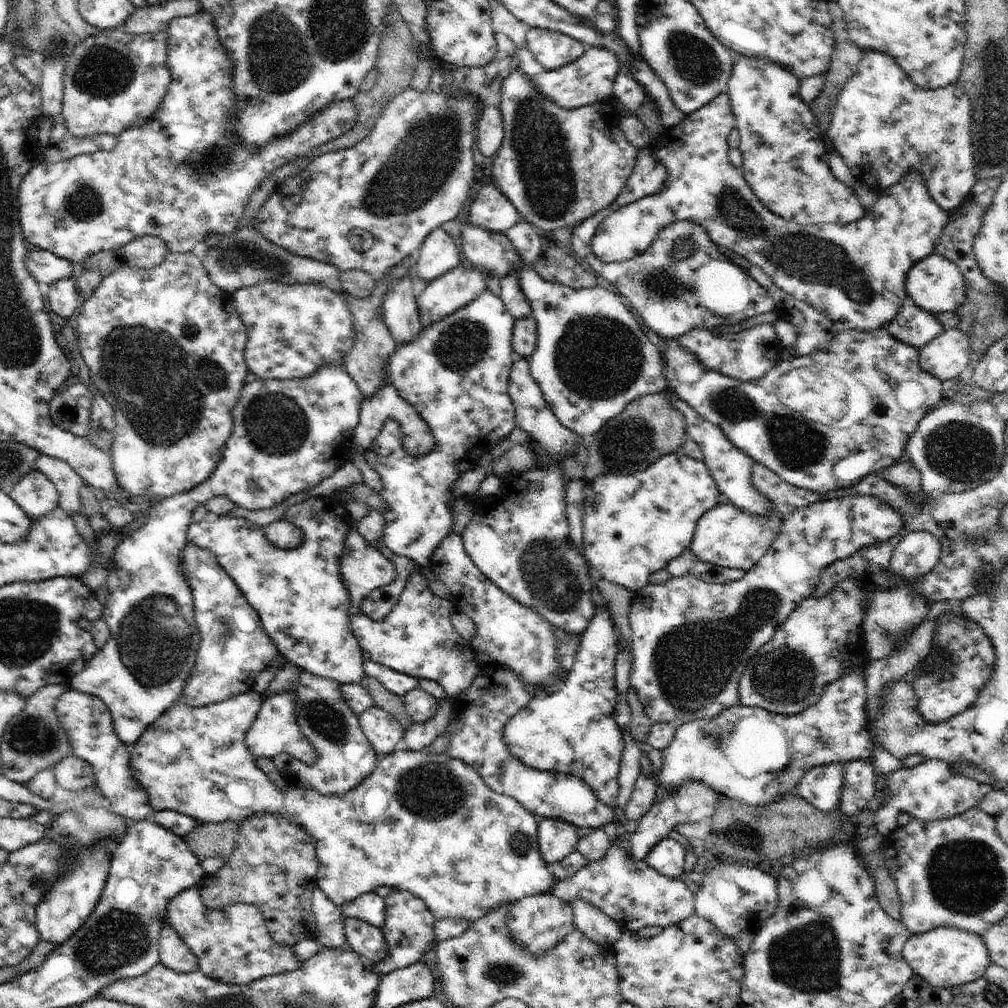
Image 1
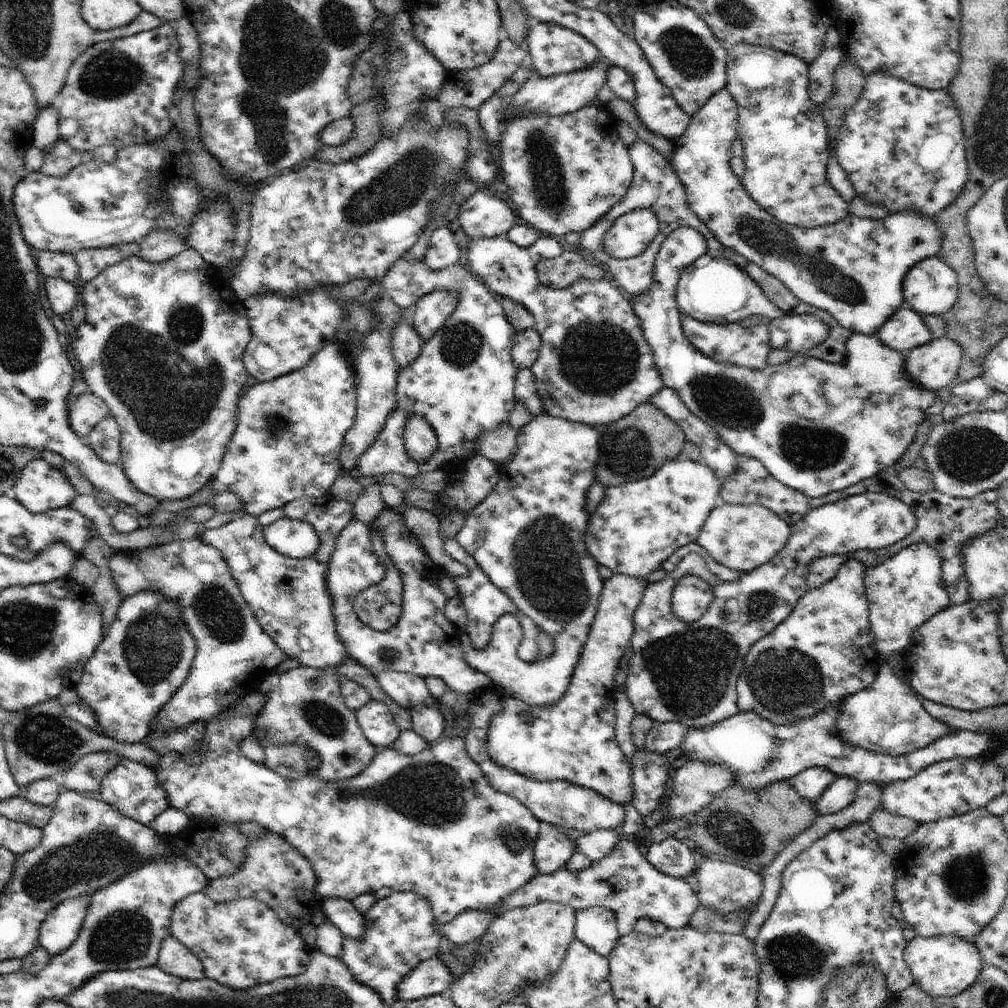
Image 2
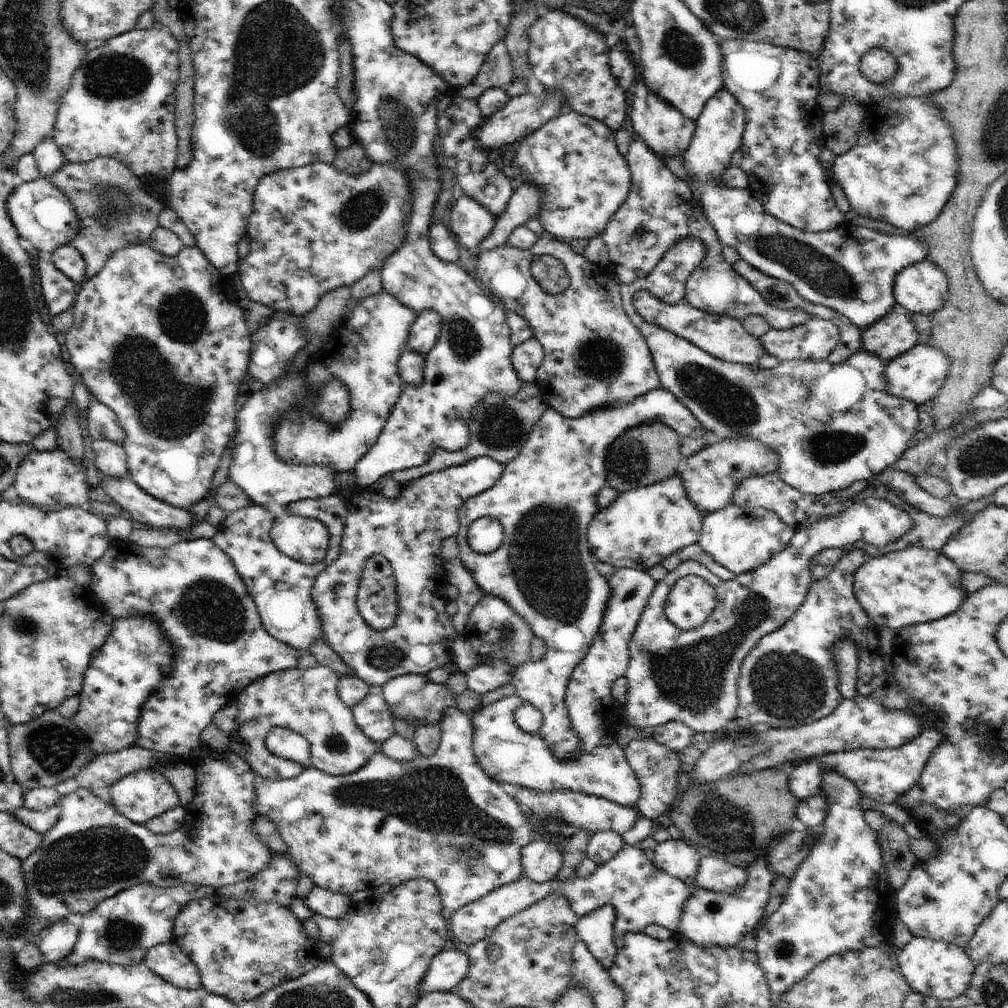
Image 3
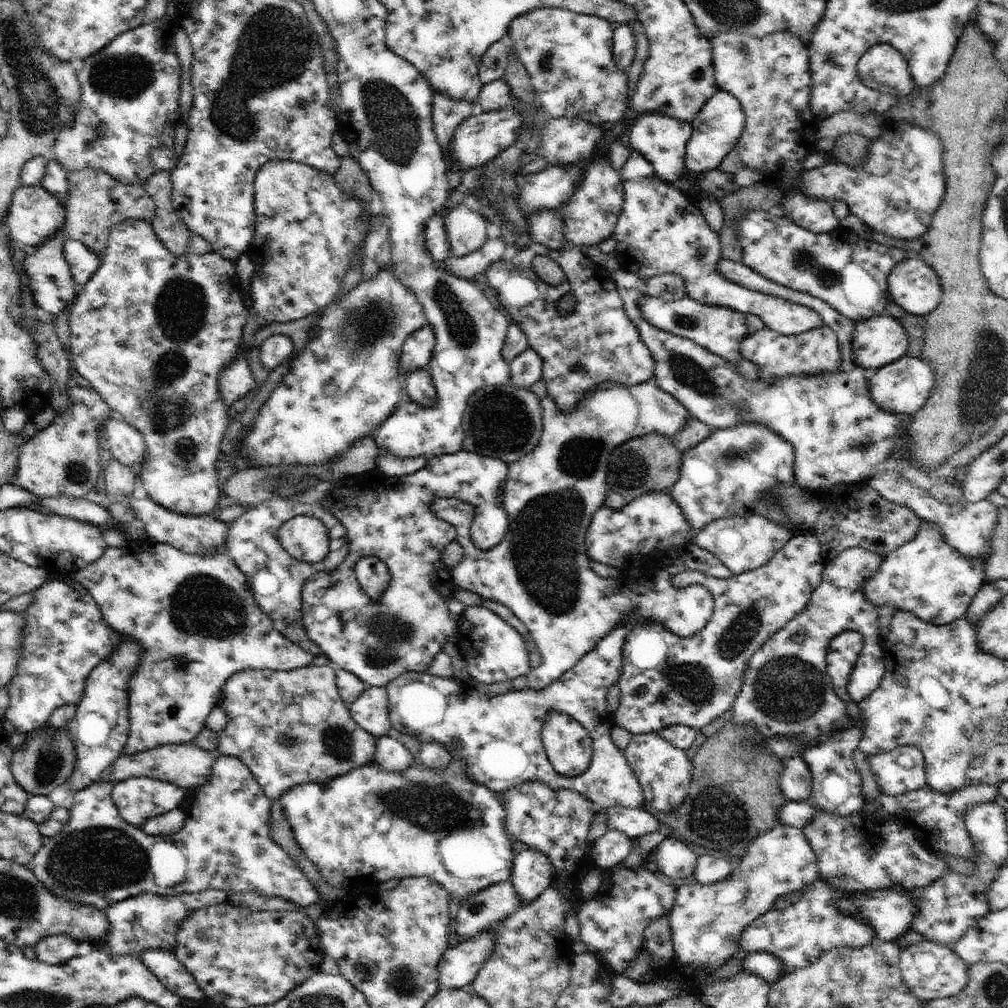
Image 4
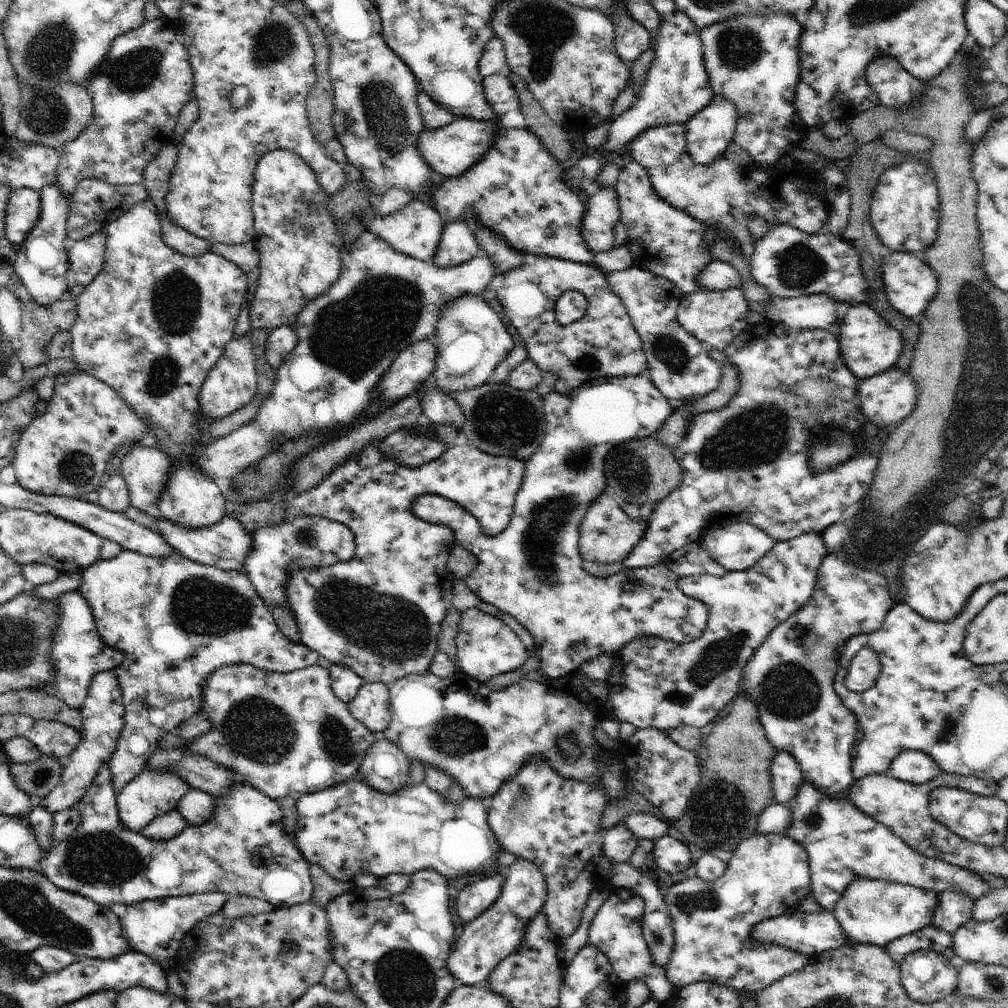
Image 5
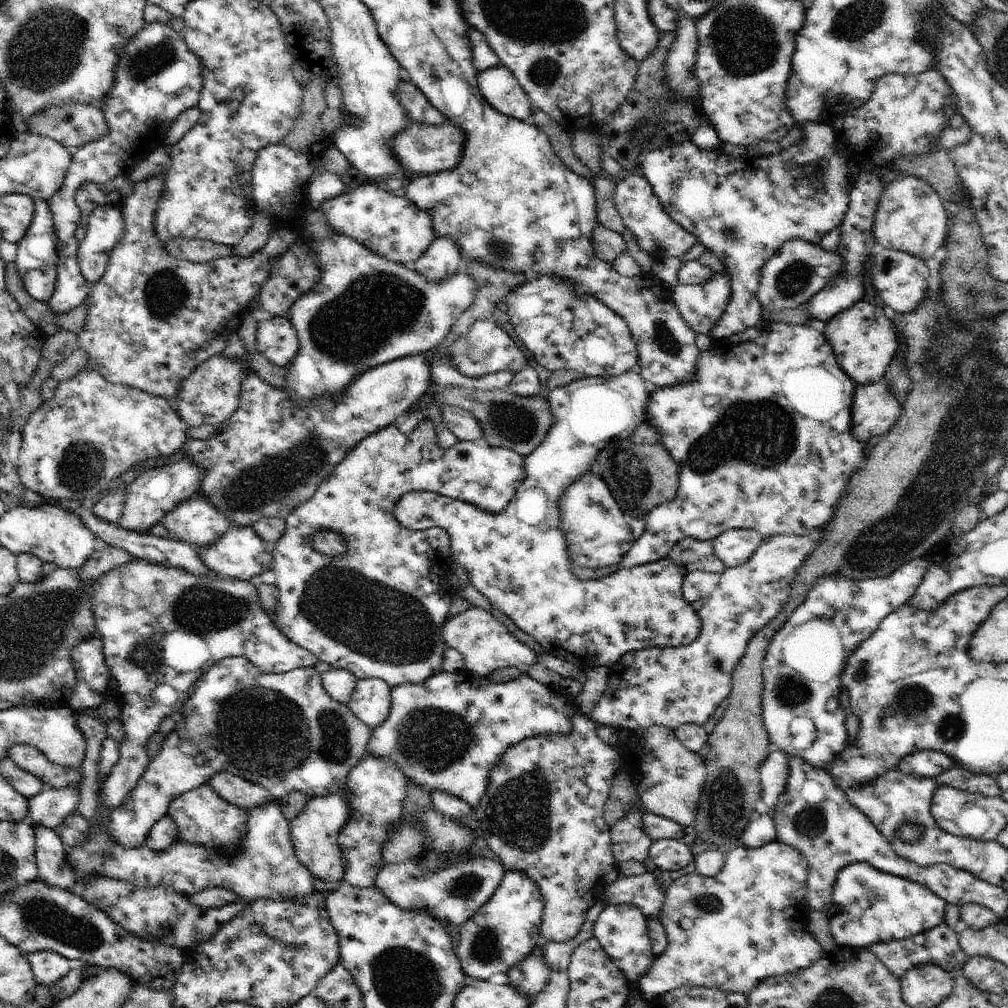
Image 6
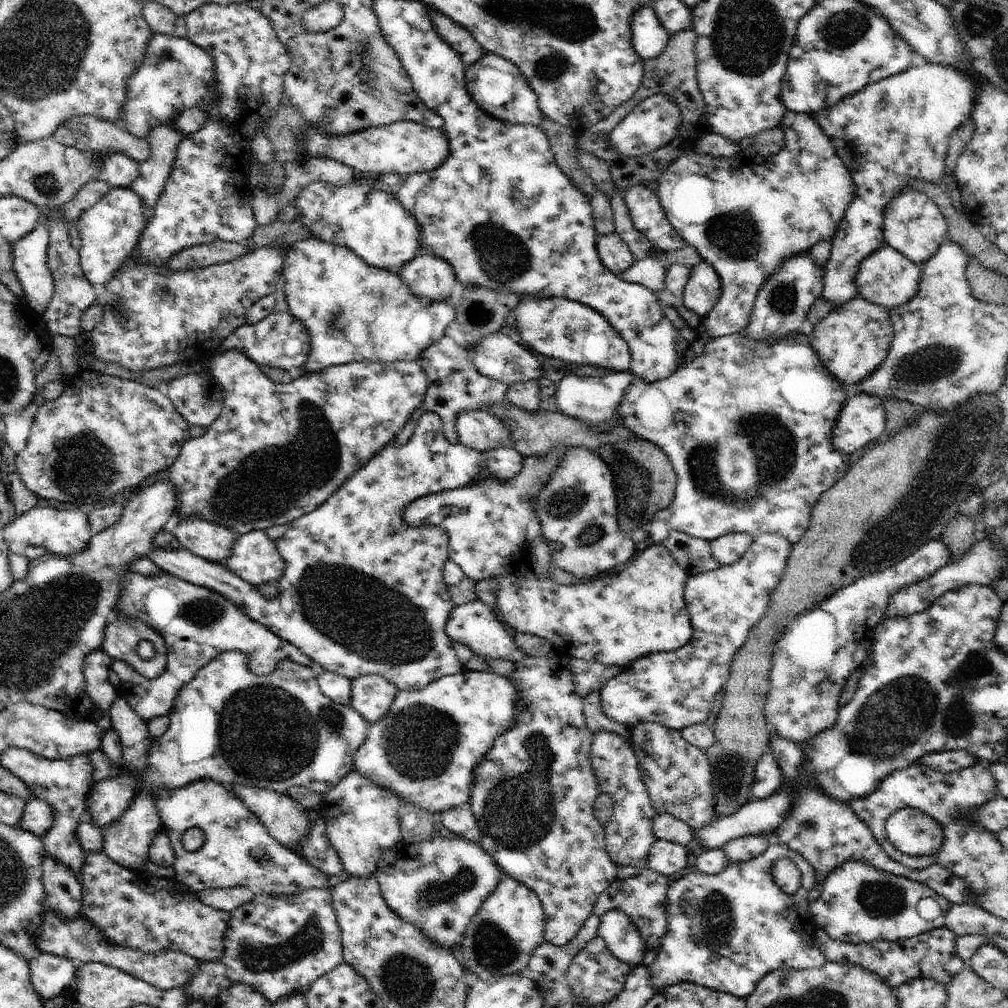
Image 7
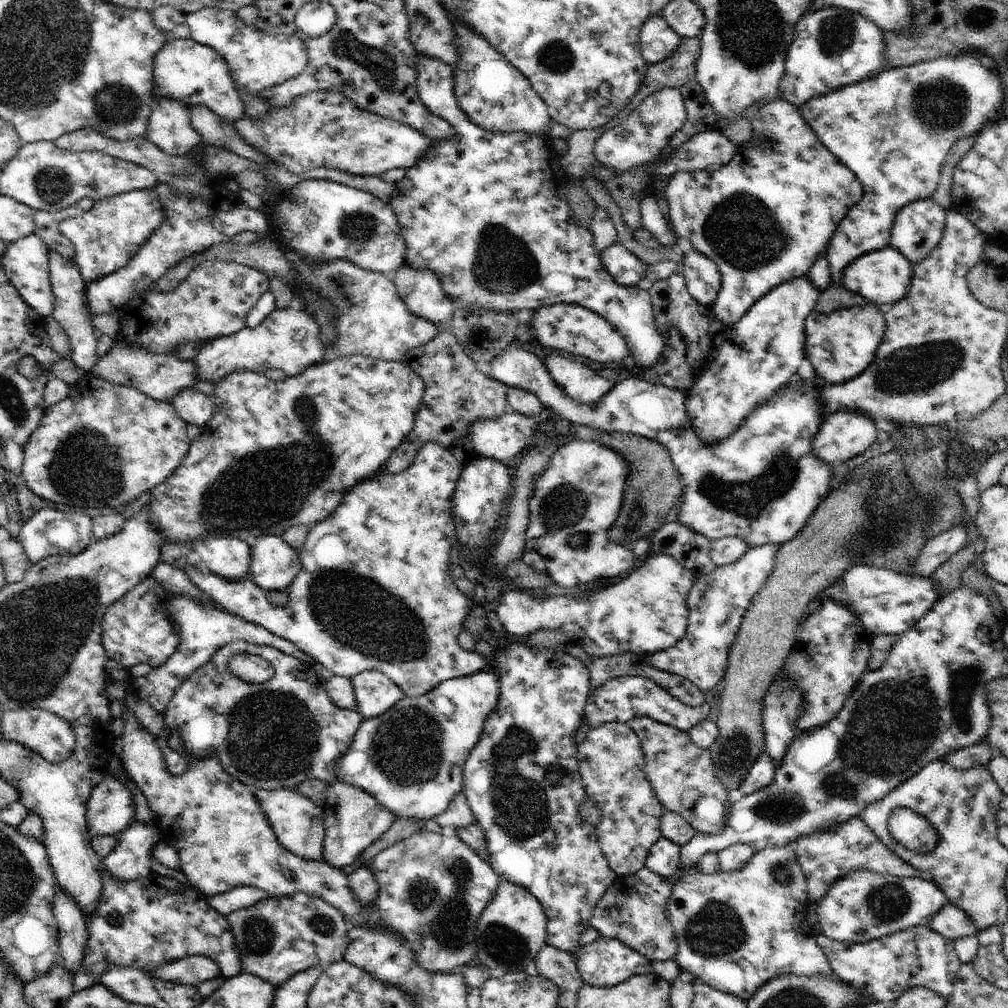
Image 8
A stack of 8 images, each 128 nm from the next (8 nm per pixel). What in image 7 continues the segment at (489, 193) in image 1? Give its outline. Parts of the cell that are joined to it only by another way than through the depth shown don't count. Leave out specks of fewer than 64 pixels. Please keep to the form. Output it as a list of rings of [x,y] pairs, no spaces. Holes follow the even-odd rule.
[[[433,254],[418,255],[397,272],[410,292],[423,301],[450,300],[457,282],[452,266]]]

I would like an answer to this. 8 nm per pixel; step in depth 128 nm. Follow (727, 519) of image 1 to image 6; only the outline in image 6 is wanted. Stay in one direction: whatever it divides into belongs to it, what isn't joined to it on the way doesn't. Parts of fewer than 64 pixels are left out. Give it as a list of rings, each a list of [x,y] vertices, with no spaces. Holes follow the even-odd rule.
[[[752,529],[727,530],[711,542],[716,558],[719,558],[725,568],[739,567],[752,556],[752,553],[767,539]]]

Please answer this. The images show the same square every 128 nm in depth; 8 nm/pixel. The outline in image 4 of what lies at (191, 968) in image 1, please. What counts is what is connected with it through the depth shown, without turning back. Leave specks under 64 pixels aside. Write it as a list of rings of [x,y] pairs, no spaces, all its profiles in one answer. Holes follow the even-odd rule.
[[[147,950],[142,954],[144,964],[174,994],[196,1002],[205,1002],[206,996],[198,986],[192,973],[175,957],[163,950]]]

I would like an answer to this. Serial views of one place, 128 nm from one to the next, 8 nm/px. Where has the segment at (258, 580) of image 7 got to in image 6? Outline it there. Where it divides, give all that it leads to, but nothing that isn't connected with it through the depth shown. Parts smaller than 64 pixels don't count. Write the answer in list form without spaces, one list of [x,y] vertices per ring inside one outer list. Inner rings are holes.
[[[232,527],[209,547],[196,549],[206,568],[212,569],[228,579],[249,581],[250,578],[273,568],[271,545],[260,537],[252,527]]]

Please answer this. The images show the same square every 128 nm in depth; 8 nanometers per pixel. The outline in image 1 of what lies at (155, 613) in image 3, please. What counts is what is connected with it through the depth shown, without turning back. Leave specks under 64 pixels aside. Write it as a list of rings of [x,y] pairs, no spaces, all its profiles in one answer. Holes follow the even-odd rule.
[[[188,541],[180,564],[184,566],[192,590],[194,618],[201,637],[195,666],[182,696],[186,698],[188,706],[196,707],[222,702],[230,696],[251,691],[259,672],[266,670],[268,664],[279,655],[276,644],[262,627],[258,612],[248,604],[210,550]]]

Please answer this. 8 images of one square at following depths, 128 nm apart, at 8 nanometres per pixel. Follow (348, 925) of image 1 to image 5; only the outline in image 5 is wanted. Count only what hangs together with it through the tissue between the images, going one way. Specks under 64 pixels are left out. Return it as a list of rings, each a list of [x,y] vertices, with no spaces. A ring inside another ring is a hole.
[[[104,764],[92,786],[88,788],[88,792],[84,794],[84,797],[81,799],[81,802],[75,805],[80,811],[80,826],[74,830],[74,834],[70,838],[62,840],[62,842],[56,842],[54,847],[47,852],[42,854],[42,859],[38,862],[38,870],[40,873],[56,888],[61,890],[72,892],[74,894],[80,894],[88,898],[100,906],[106,906],[110,908],[114,904],[123,903],[124,905],[135,904],[136,902],[147,901],[148,899],[162,899],[165,897],[176,897],[183,895],[192,895],[199,893],[212,893],[220,892],[232,896],[252,896],[253,898],[258,898],[259,900],[264,900],[265,902],[270,902],[272,906],[276,909],[288,906],[292,907],[301,903],[306,903],[311,901],[313,884],[311,880],[310,863],[304,858],[300,853],[300,850],[295,846],[295,842],[286,834],[284,830],[284,824],[282,824],[283,813],[280,810],[279,802],[274,801],[272,798],[263,794],[260,790],[257,790],[254,786],[251,786],[247,781],[243,782],[232,782],[232,788],[228,790],[226,796],[218,796],[214,798],[216,800],[216,808],[214,808],[214,814],[208,822],[204,822],[202,826],[187,826],[182,830],[182,833],[175,838],[172,838],[168,841],[156,841],[151,840],[150,838],[145,838],[140,832],[134,832],[134,830],[128,830],[124,824],[120,821],[120,816],[118,815],[118,806],[117,806],[117,793],[114,791],[114,786],[111,780],[111,771],[109,764]]]

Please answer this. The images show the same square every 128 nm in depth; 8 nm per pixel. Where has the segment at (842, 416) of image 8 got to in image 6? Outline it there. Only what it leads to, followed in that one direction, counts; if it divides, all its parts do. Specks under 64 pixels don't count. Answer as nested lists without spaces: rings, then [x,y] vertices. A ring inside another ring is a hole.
[[[883,384],[857,385],[851,412],[851,435],[860,441],[874,442],[894,426],[902,405]]]

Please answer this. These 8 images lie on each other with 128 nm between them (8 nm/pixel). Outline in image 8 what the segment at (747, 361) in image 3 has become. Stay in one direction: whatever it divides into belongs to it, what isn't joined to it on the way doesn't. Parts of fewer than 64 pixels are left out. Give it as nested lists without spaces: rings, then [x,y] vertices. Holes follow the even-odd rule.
[[[692,247],[683,256],[681,266],[690,296],[701,305],[708,308],[712,306],[720,292],[722,282],[718,265]]]

